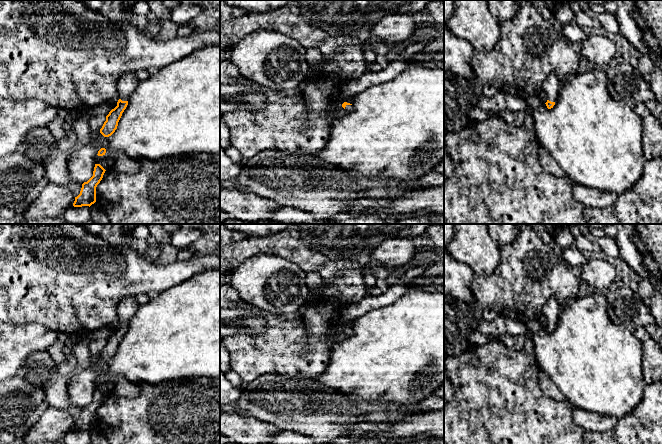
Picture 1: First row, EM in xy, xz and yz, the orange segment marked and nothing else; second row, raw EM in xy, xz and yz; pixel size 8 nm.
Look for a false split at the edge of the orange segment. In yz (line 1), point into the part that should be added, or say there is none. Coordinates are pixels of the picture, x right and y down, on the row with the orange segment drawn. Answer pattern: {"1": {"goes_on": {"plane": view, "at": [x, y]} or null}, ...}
{"1": {"goes_on": {"plane": "yz", "at": [551, 86]}}}

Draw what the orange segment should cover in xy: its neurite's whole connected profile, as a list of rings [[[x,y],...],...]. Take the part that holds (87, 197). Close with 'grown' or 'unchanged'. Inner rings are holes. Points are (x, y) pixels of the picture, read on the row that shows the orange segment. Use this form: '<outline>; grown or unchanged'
[[[95,164],[93,176],[82,184],[80,194],[75,197],[74,207],[90,207],[96,202],[96,187],[102,180],[105,171],[100,164]]]; unchanged

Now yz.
[[[551,73],[543,82],[542,89],[548,97],[548,100],[545,103],[548,109],[553,108],[555,105],[560,89],[563,85],[563,81],[564,79],[559,77],[556,73]]]; grown

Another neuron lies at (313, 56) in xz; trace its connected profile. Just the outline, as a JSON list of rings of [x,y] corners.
[[[318,48],[307,49],[305,59],[309,65],[316,65],[323,59],[323,54]]]

